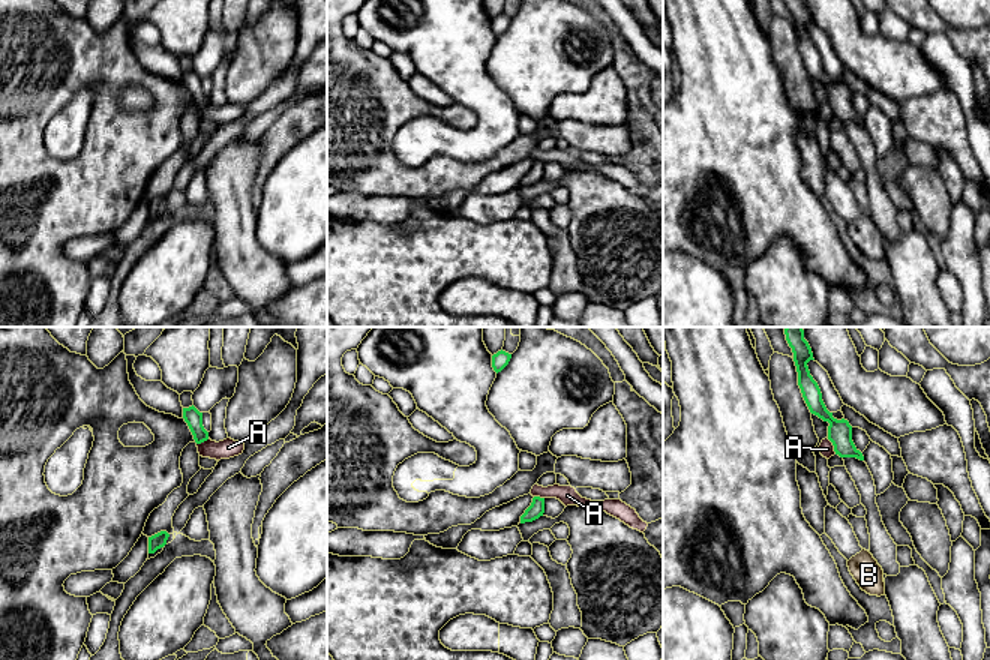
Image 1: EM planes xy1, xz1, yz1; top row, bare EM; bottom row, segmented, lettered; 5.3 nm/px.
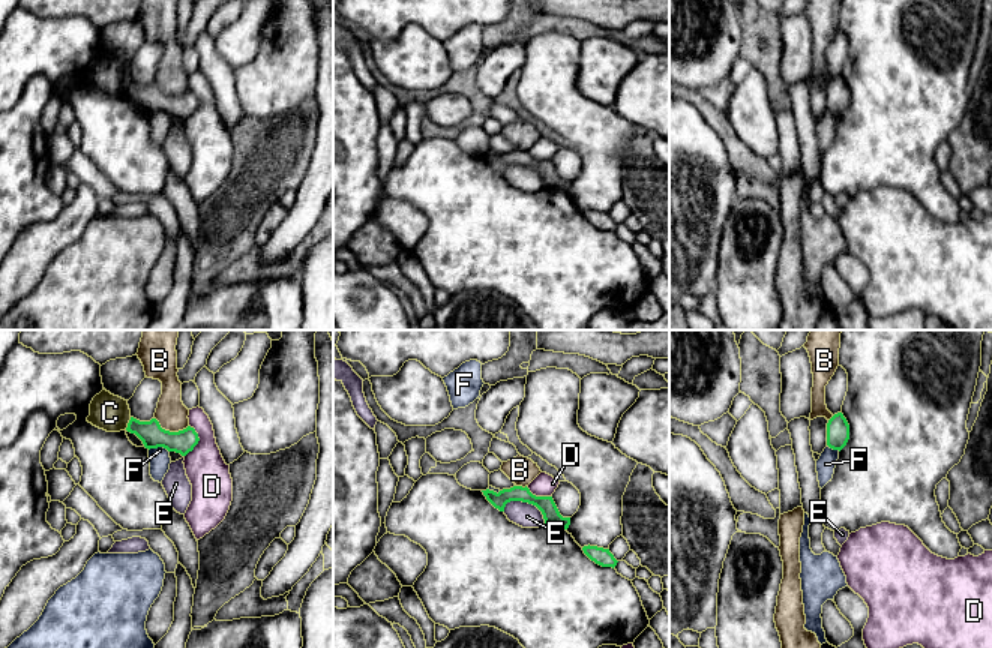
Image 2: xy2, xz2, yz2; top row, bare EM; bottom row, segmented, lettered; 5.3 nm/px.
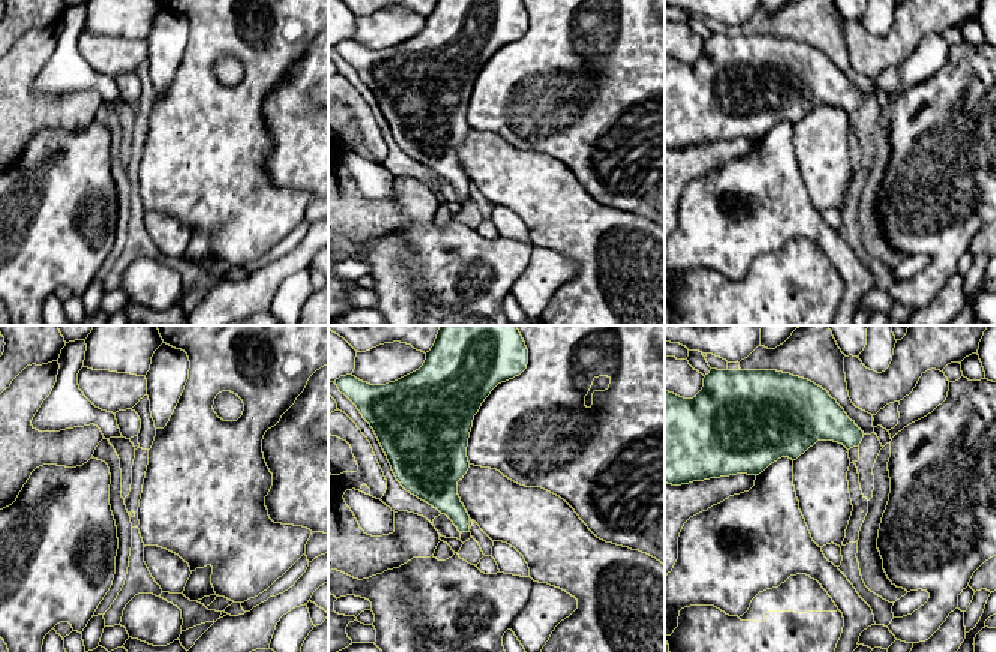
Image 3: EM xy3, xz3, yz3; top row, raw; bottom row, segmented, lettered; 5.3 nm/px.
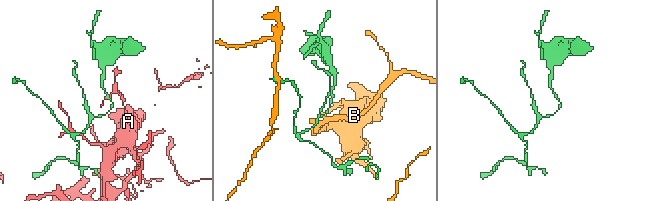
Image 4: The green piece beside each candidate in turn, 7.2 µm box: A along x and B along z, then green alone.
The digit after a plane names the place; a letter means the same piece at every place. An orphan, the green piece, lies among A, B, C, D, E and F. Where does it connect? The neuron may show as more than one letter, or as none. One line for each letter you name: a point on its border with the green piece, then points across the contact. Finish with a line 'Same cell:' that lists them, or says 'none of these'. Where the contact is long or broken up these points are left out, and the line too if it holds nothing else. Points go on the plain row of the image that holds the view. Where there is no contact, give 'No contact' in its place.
Same cell: none of these

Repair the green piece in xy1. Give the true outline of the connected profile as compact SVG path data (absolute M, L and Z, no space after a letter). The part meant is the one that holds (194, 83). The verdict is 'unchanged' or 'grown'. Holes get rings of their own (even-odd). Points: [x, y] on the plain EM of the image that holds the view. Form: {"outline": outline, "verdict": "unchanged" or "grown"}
{"outline": "M194 69L183 72L183 82L188 87L196 108L208 104L208 96L202 90L202 76L200 76Z", "verdict": "unchanged"}

